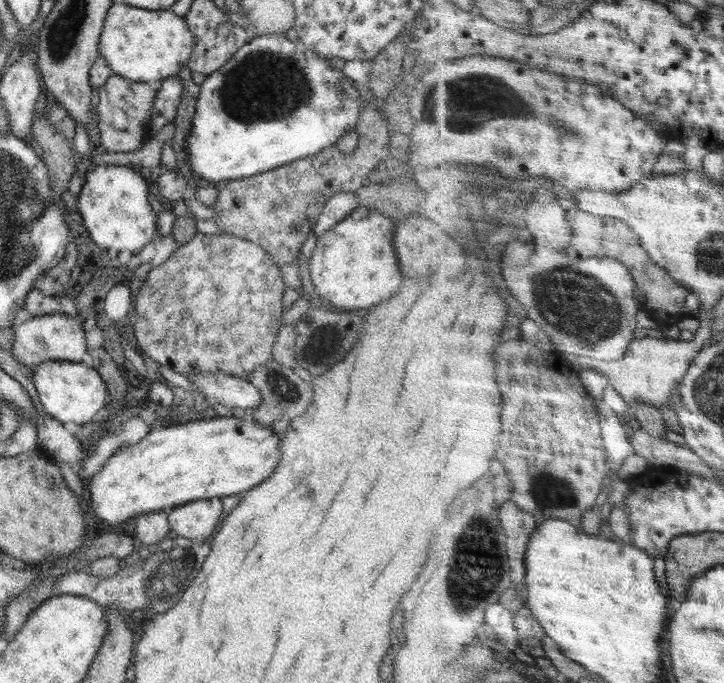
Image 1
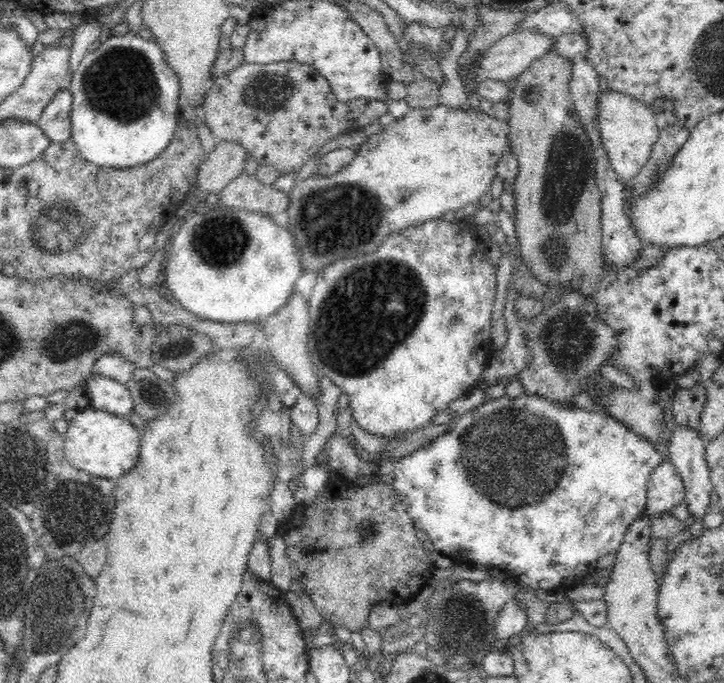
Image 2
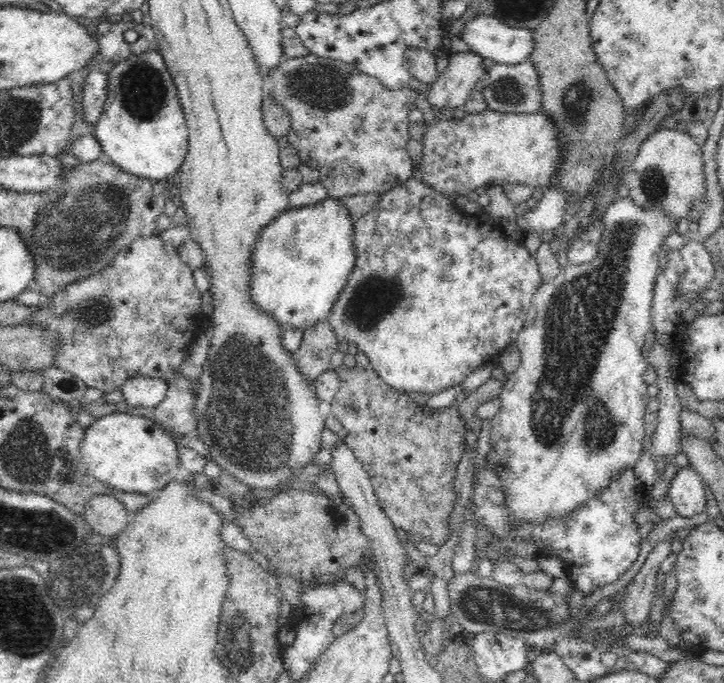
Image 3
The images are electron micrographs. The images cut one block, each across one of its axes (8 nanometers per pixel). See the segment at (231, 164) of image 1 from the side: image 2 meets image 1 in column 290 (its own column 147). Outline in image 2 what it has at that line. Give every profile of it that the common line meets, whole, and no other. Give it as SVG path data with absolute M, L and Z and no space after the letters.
M128 32L125 36L114 36L102 43L94 52L89 52L73 73L69 91L72 93L71 104L71 139L75 142L81 155L92 164L114 169L128 168L154 160L168 145L174 136L179 123L180 81L176 71L170 67L164 55L164 50L158 42L145 40L144 37Z

